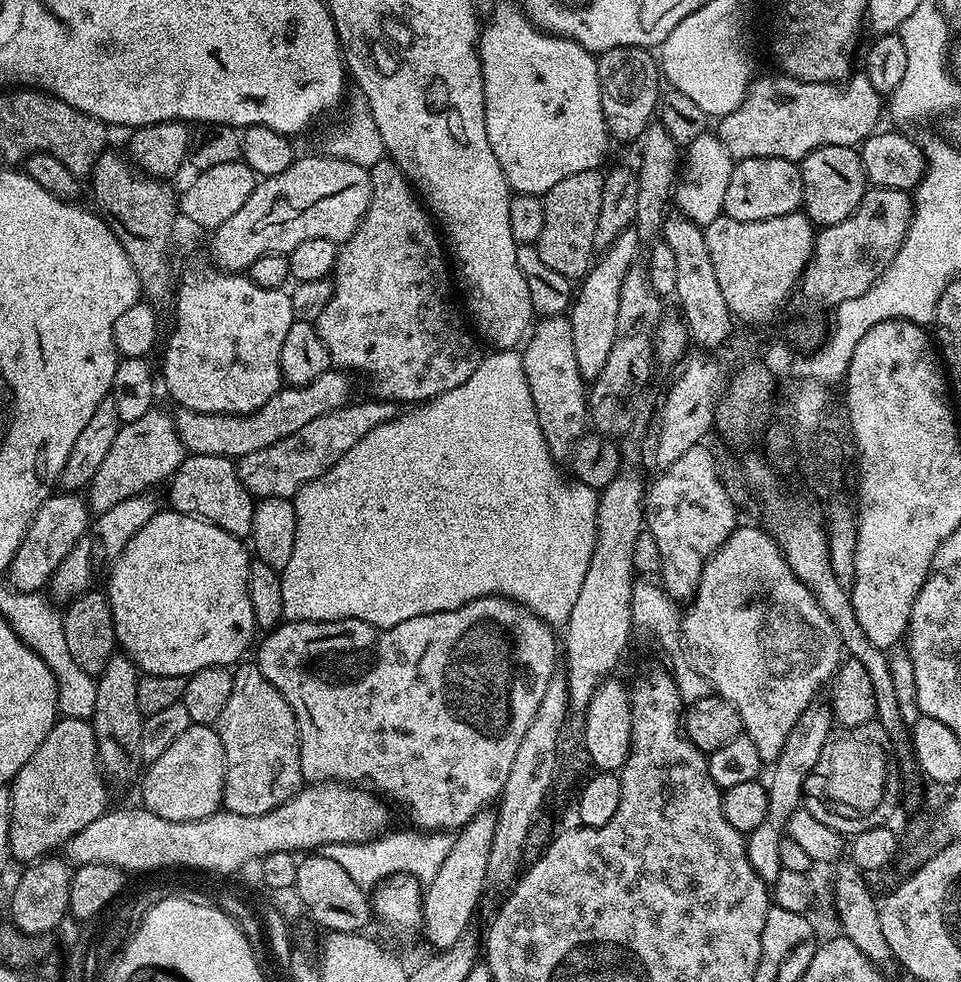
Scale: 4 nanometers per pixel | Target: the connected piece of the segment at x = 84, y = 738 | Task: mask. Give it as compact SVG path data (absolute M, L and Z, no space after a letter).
M78 718L57 719L42 746L34 750L30 762L12 779L11 859L35 862L47 857L78 830L86 830L103 812L109 811L106 777L97 756L95 731L91 723Z

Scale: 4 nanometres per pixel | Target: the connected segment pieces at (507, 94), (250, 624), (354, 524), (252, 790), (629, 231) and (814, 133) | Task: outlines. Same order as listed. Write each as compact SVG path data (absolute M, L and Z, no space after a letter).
M512 4L498 5L480 33L486 138L490 138L490 150L494 150L494 158L498 158L498 166L502 166L513 193L543 197L570 174L599 169L608 152L610 137L602 110L600 66L597 57L578 42L537 28L517 5L516 8Z
M162 510L157 516L150 518L150 522L146 522L146 526L142 526L142 530L138 530L138 534L134 534L134 538L130 538L130 542L126 542L126 550L122 550L122 554L111 561L110 571L107 573L109 576L106 595L110 614L114 618L116 643L122 649L123 654L136 664L141 673L170 674L187 678L193 676L198 670L227 668L245 659L244 651L251 646L252 635L257 635L258 629L254 622L254 610L250 606L250 594L248 593L250 552L248 548L244 549L244 544L245 541L241 537L226 534L226 530L222 530L210 522L171 510Z
M496 350L491 353L493 356L485 355L470 378L462 386L454 390L446 390L446 394L436 396L432 400L425 400L419 406L413 407L405 414L397 414L392 420L387 420L382 426L370 430L362 442L354 442L342 458L326 474L314 478L306 486L302 486L296 491L294 503L297 516L297 534L294 535L294 550L283 571L280 572L280 585L282 586L282 606L284 607L284 620L361 620L370 622L370 626L379 628L389 628L398 626L398 622L406 622L406 618L418 618L422 614L434 614L435 612L449 612L458 610L470 602L474 602L483 596L504 596L507 600L513 600L515 604L520 604L533 612L539 620L545 620L553 626L567 625L570 618L570 610L574 610L574 601L578 598L578 593L582 590L582 582L586 578L586 570L590 567L590 560L594 554L596 545L596 519L598 518L598 492L588 484L579 484L576 480L563 480L560 477L558 461L552 457L552 451L546 446L546 438L542 438L542 426L538 426L538 414L534 410L534 398L530 398L530 386L526 382L524 373L524 361L521 353L516 350Z
M241 663L233 671L232 681L234 690L230 690L226 710L215 722L224 747L222 804L234 814L257 816L282 806L300 791L300 731L290 702L262 674L259 664Z
M635 227L627 228L609 248L599 253L588 275L579 281L570 309L570 319L574 330L574 358L578 358L578 370L586 382L593 382L602 374L602 368L613 349L622 282L631 264L636 262L639 249Z
M787 74L779 75L757 75L748 88L748 96L742 106L730 114L719 117L718 135L726 150L732 155L733 161L739 162L746 158L786 158L799 162L806 158L806 154L822 146L856 148L877 131L879 124L876 123L880 120L880 108L882 112L882 97L878 90L874 90L868 76L849 75L841 86L839 83L806 82L795 80Z

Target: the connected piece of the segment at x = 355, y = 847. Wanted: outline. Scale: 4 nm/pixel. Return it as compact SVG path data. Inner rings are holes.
M395 830L377 836L374 840L354 842L353 844L326 844L318 852L338 862L350 877L365 890L375 889L376 885L387 880L390 876L406 874L421 882L430 882L434 874L438 874L442 862L450 858L450 846L453 837L446 832L426 832L423 830L407 830L408 832L395 832Z

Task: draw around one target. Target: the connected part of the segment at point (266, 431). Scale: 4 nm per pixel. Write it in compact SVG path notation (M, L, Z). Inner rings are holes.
M329 370L309 384L281 387L274 398L266 402L266 406L245 416L206 414L180 408L174 416L180 441L193 456L210 454L239 458L254 454L254 450L266 450L266 446L274 446L274 442L282 442L282 438L298 434L298 430L302 430L302 426L307 426L309 422L314 422L314 418L322 418L322 414L330 414L345 407L353 399L352 384L348 381L348 376L349 373L344 370Z

